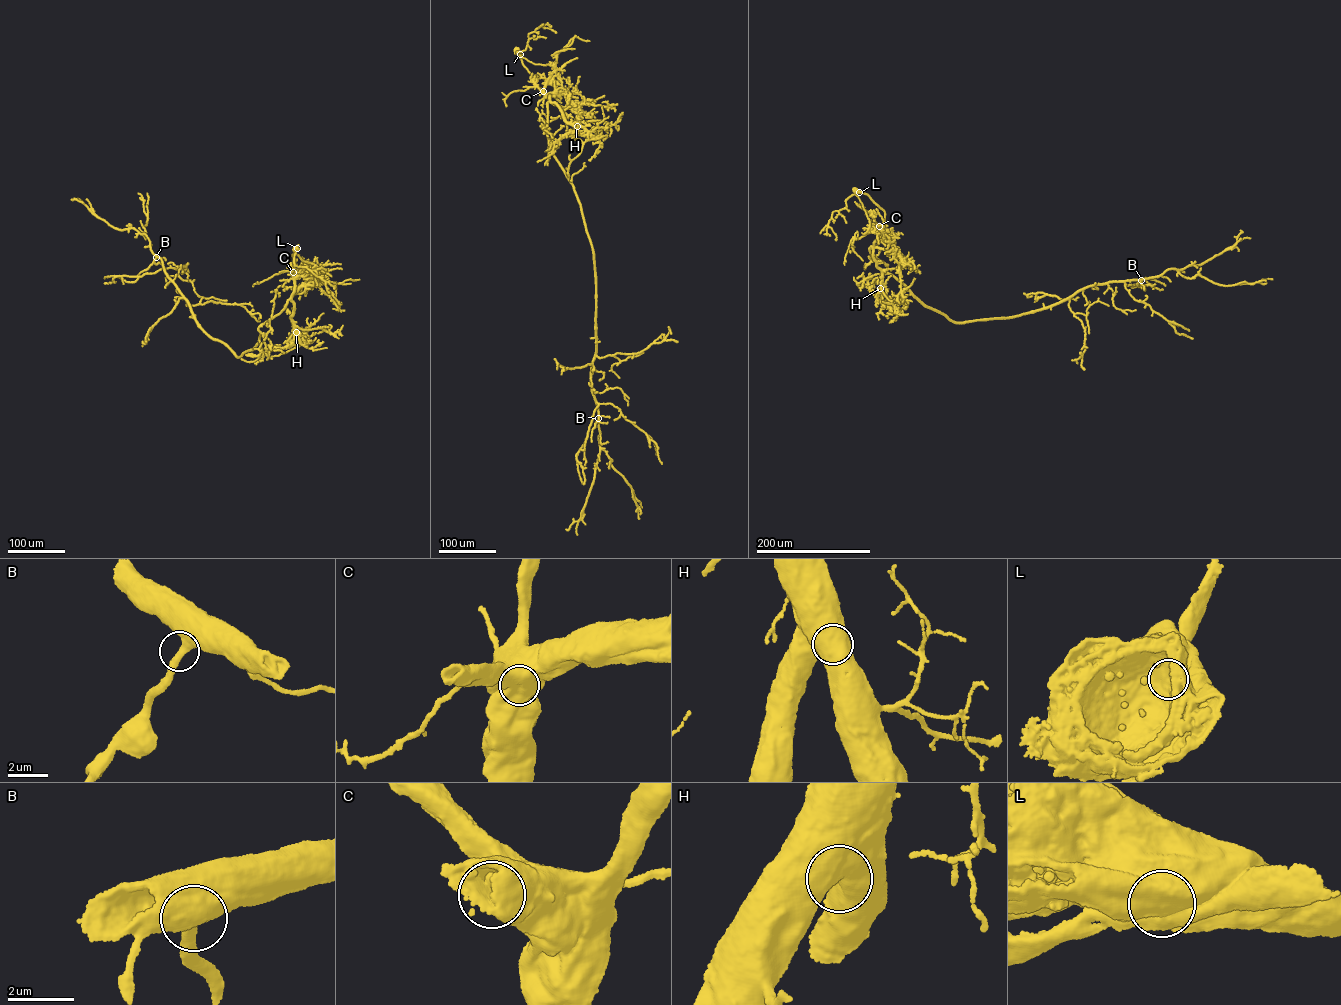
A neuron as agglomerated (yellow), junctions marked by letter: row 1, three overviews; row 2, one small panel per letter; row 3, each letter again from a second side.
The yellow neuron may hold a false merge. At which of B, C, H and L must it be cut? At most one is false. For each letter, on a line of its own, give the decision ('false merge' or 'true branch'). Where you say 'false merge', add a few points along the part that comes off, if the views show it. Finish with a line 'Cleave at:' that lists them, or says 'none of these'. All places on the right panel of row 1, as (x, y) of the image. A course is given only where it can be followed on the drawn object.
B: true branch
C: true branch
H: true branch
L: false merge; foreign part runs (859, 192), (846, 200), (846, 207), (833, 211), (828, 225), (836, 236), (835, 240)
Cleave at: L

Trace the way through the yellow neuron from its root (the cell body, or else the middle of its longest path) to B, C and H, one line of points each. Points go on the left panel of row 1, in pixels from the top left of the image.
B: (296, 248), (293, 294), (280, 314), (259, 327), (258, 343), (238, 356), (200, 326), (156, 257)
C: (296, 248), (292, 255), (293, 272)
H: (296, 248), (292, 255), (295, 285), (291, 317), (296, 332)

